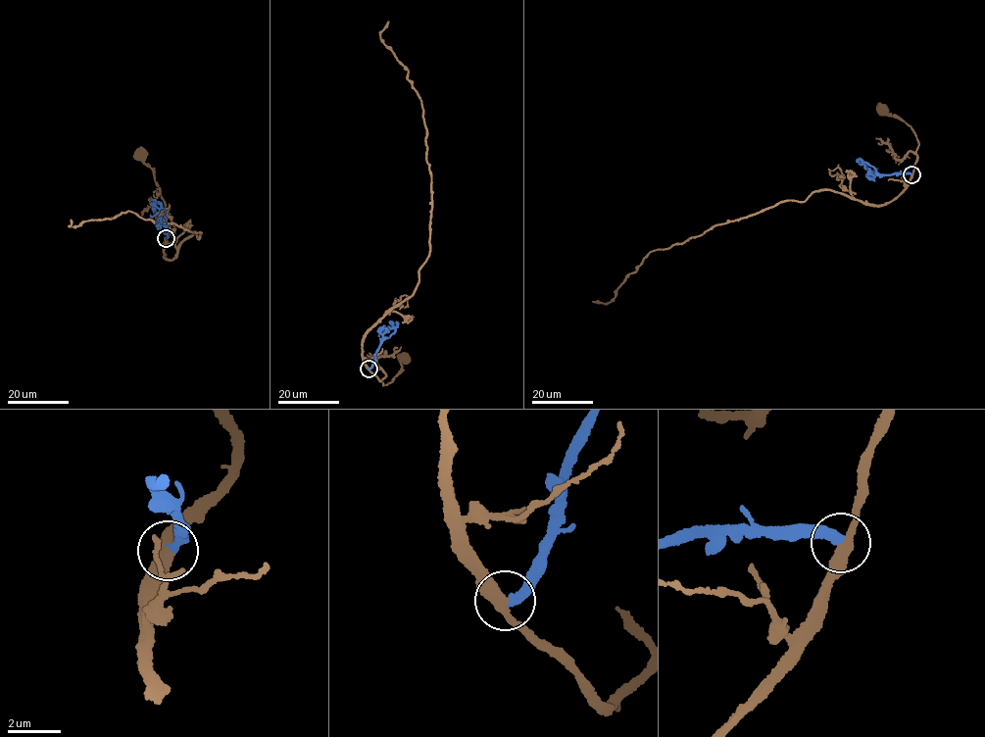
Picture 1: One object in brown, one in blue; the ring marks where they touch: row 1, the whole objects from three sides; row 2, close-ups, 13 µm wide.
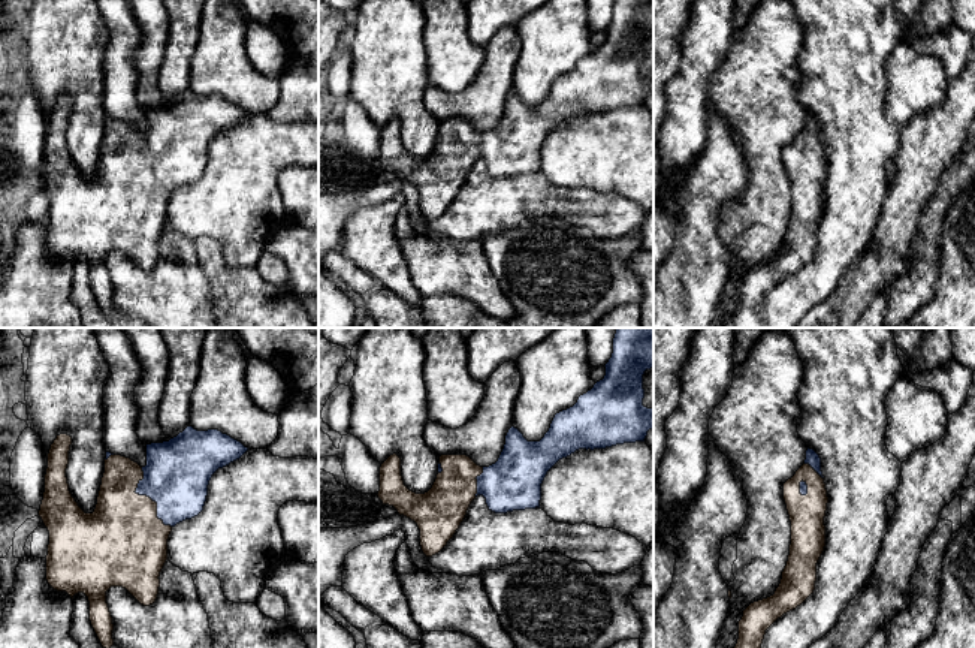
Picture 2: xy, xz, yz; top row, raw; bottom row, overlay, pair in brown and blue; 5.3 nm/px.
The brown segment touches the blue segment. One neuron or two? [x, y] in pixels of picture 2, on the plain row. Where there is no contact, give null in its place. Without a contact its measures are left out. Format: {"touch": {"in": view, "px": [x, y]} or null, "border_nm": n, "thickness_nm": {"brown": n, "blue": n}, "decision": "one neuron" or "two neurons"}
{"touch": {"in": "xy", "px": [145, 160]}, "border_nm": 360, "thickness_nm": {"brown": 420, "blue": 360}, "decision": "one neuron"}

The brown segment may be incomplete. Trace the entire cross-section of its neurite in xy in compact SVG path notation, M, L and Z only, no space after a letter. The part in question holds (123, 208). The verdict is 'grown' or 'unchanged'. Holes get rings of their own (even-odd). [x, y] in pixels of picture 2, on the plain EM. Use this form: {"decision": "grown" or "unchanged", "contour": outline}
{"decision": "grown", "contour": "M187 91L169 106L147 109L145 132L106 117L96 174L85 178L72 162L66 142L70 109L72 102L60 99L48 118L45 157L39 175L49 196L46 245L72 263L78 257L88 262L91 290L102 311L109 314L114 310L114 289L106 256L111 251L123 251L144 271L156 266L172 193L203 175L212 139L239 124L248 112L218 94L197 96Z"}

